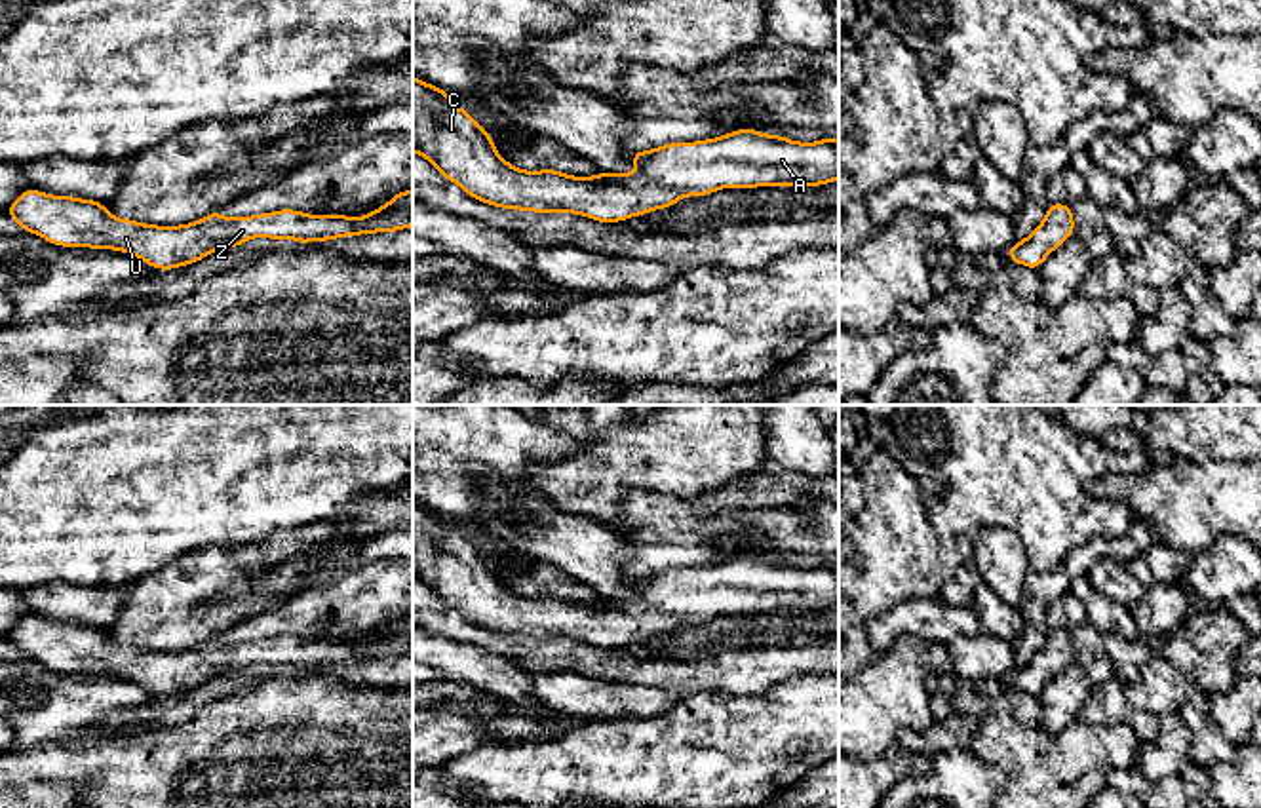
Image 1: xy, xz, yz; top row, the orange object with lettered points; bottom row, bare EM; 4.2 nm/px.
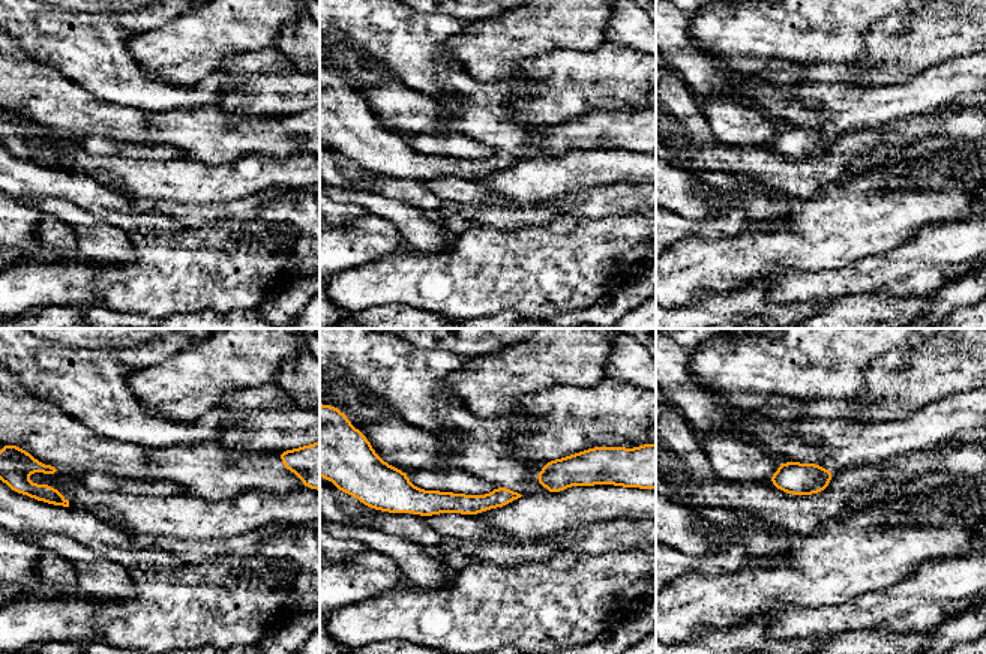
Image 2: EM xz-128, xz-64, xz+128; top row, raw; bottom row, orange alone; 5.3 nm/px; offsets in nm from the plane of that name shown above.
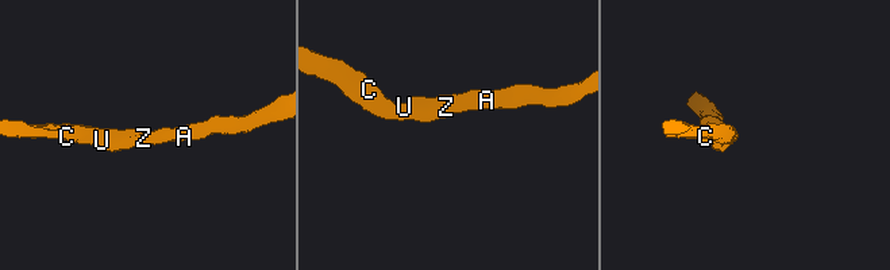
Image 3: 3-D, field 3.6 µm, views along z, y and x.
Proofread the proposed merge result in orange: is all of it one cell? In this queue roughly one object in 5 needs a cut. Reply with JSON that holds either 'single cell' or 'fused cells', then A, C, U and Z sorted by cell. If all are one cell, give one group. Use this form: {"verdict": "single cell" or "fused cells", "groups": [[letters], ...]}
{"verdict": "single cell", "groups": [["A", "C", "U", "Z"]]}

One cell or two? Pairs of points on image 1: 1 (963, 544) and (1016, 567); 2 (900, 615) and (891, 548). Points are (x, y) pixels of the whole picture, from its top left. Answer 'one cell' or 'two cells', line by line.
1: two cells
2: two cells

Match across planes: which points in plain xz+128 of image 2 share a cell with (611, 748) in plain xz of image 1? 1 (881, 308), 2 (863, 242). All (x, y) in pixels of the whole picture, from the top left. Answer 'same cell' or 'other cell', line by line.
1: other cell
2: other cell

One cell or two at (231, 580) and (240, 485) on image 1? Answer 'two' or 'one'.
two

